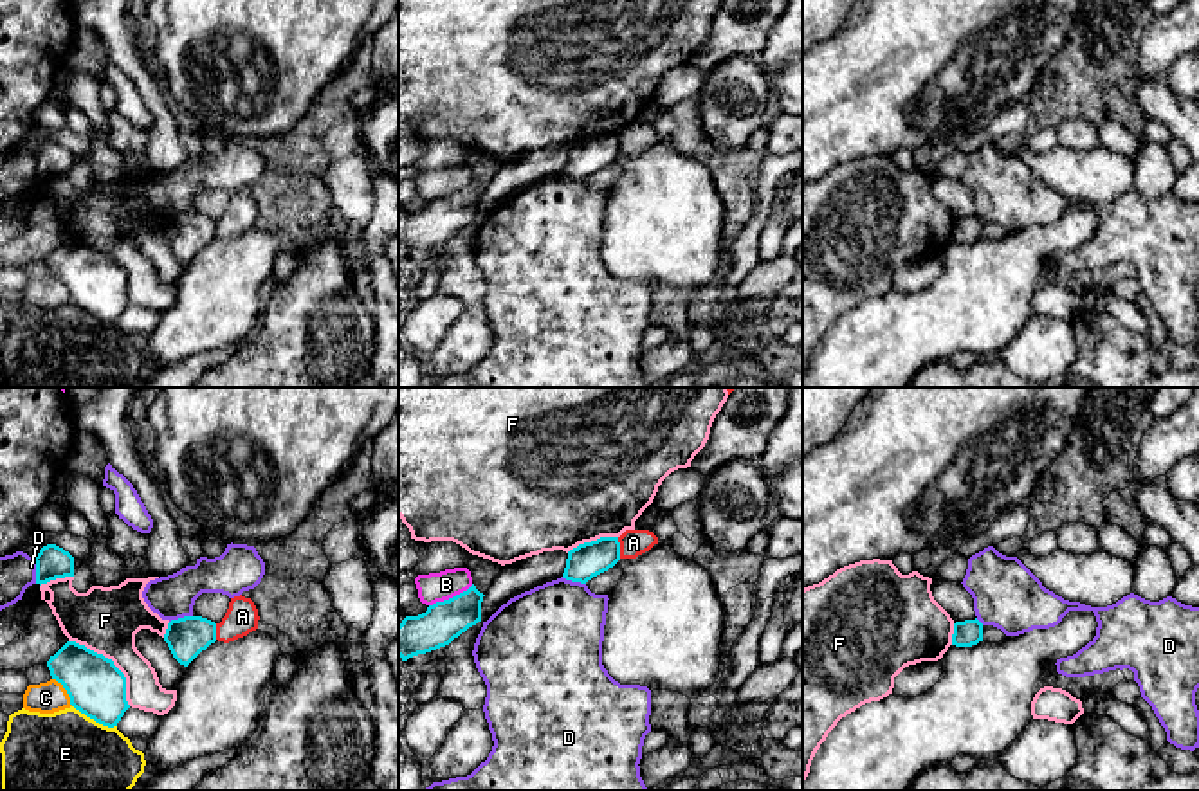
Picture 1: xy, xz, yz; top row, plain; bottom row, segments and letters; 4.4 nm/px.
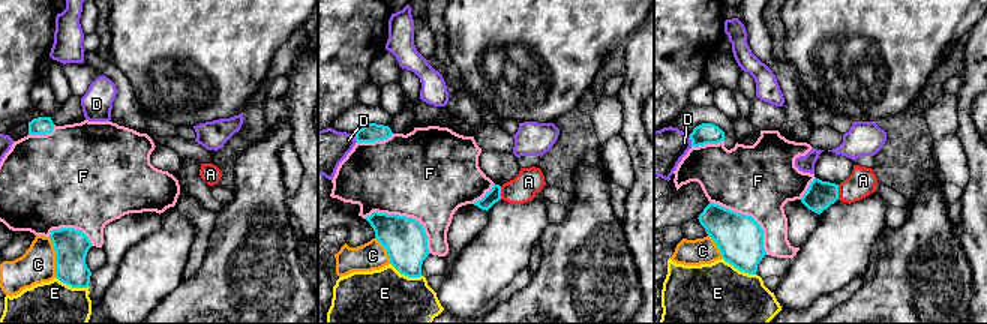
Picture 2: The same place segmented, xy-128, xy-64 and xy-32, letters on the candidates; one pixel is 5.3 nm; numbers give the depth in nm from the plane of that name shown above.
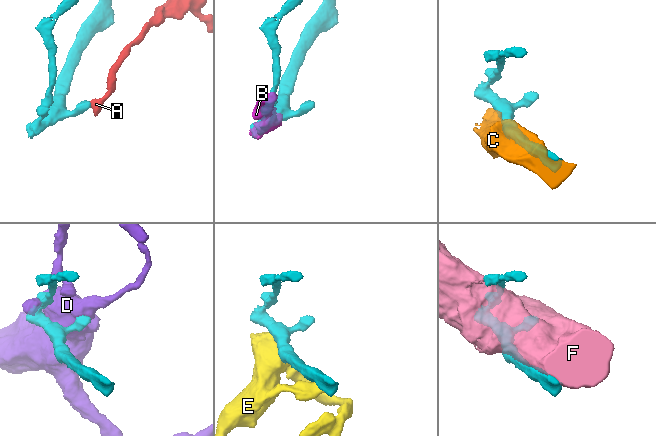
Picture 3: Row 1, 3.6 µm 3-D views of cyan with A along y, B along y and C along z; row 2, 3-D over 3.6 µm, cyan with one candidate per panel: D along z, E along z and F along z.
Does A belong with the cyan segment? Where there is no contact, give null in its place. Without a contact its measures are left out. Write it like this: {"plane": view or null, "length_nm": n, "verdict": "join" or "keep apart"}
{"plane": "xz", "length_nm": 100, "verdict": "keep apart"}

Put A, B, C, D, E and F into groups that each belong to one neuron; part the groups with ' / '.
A / B C / D / E / F

